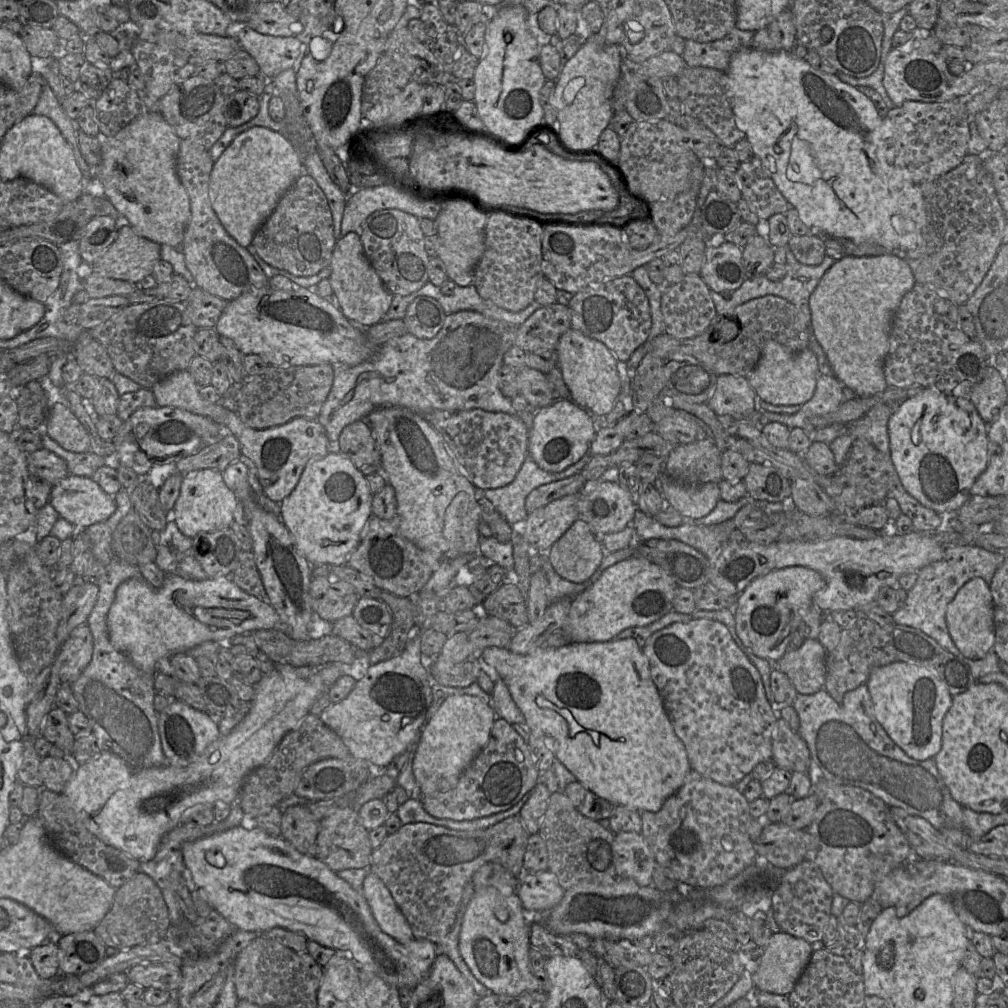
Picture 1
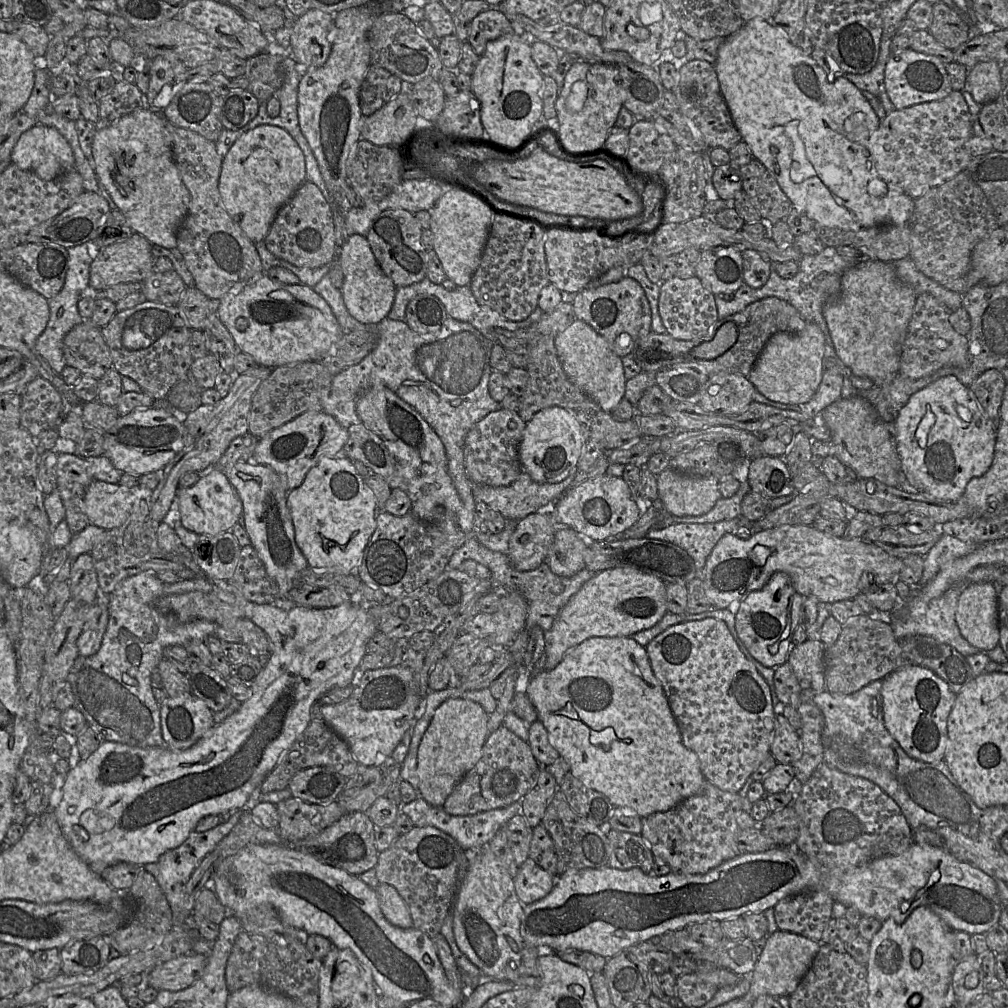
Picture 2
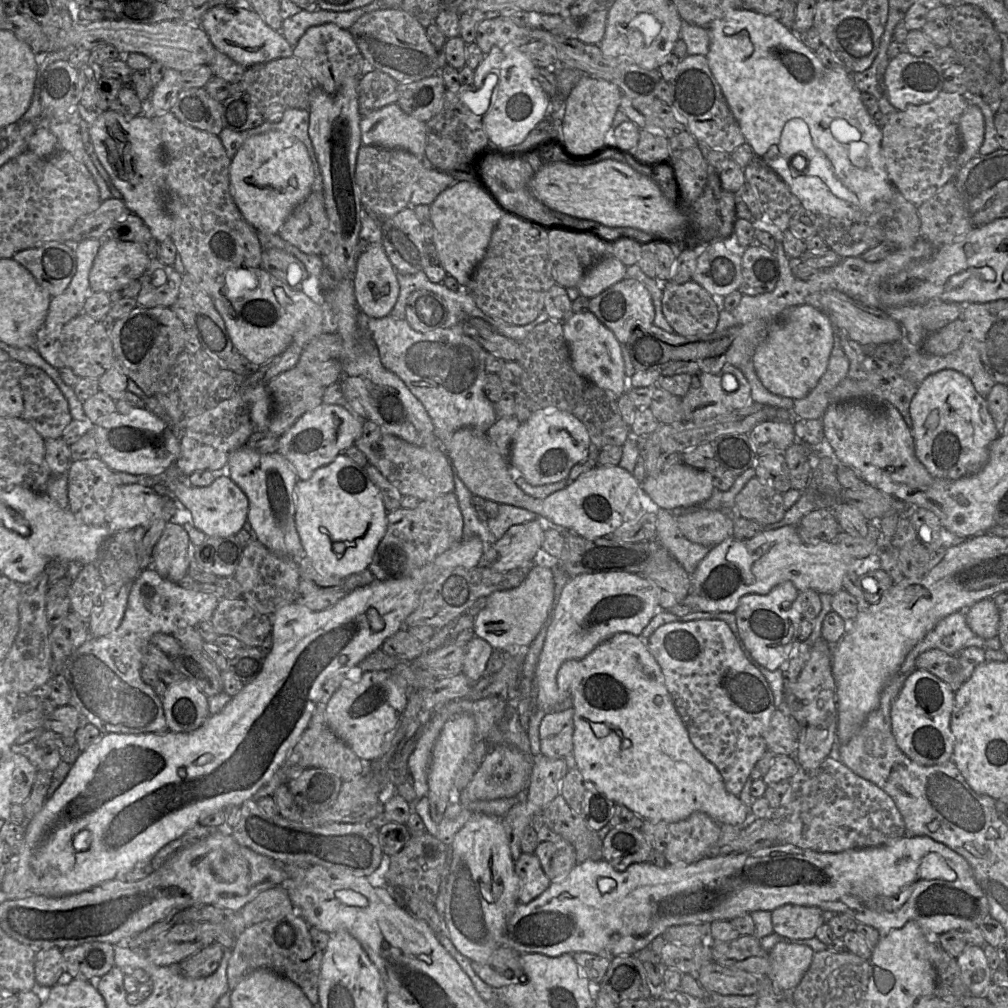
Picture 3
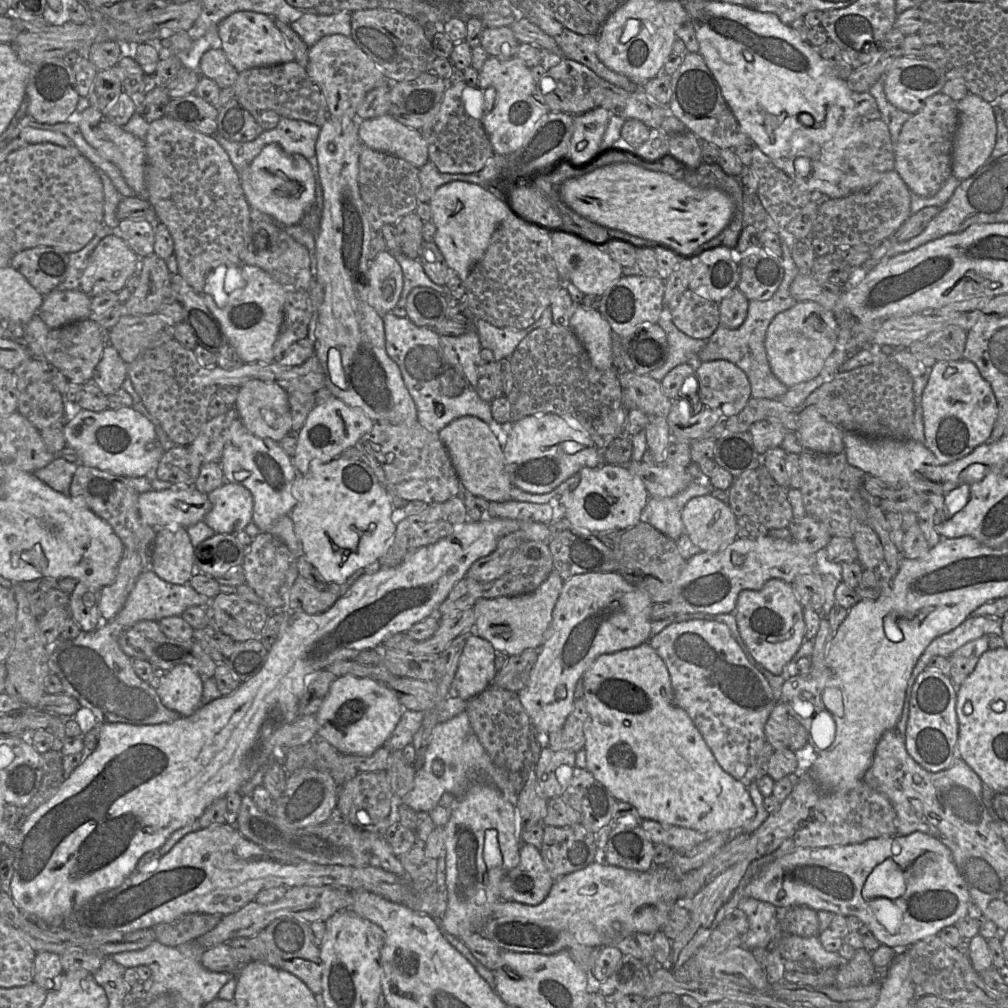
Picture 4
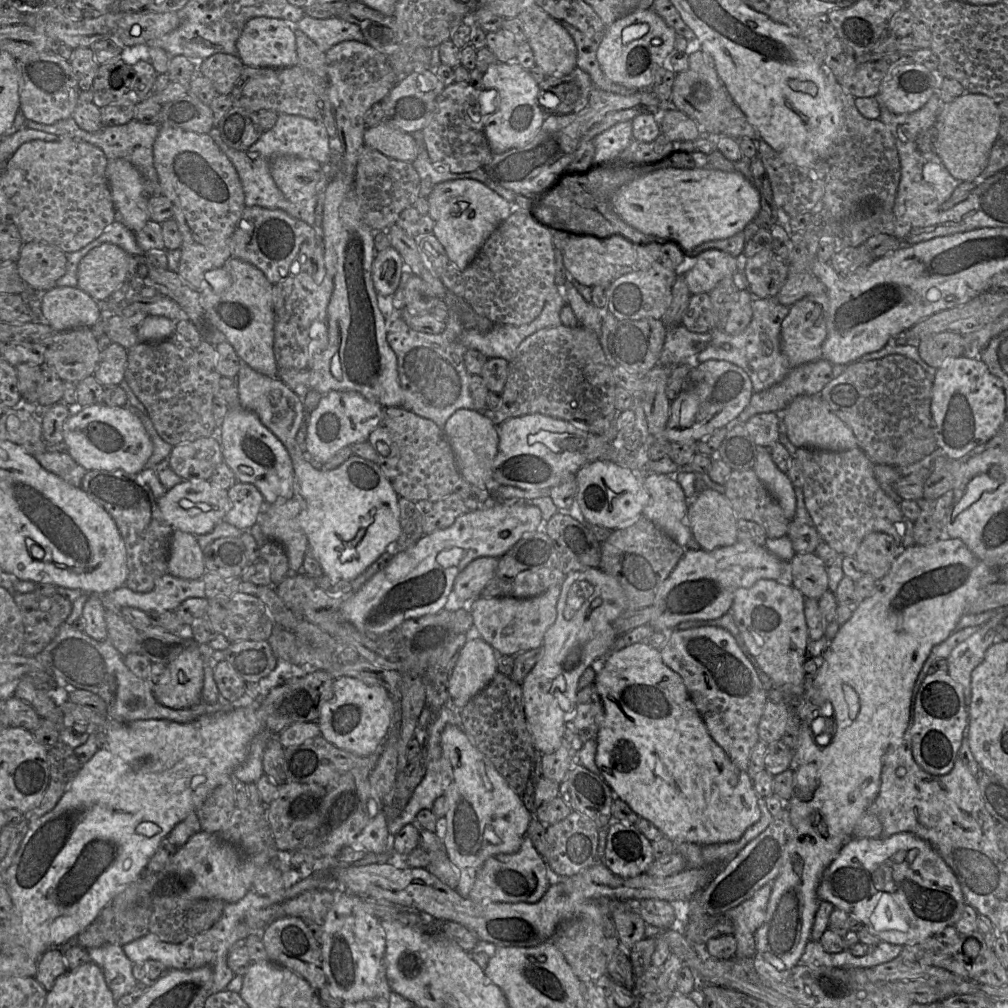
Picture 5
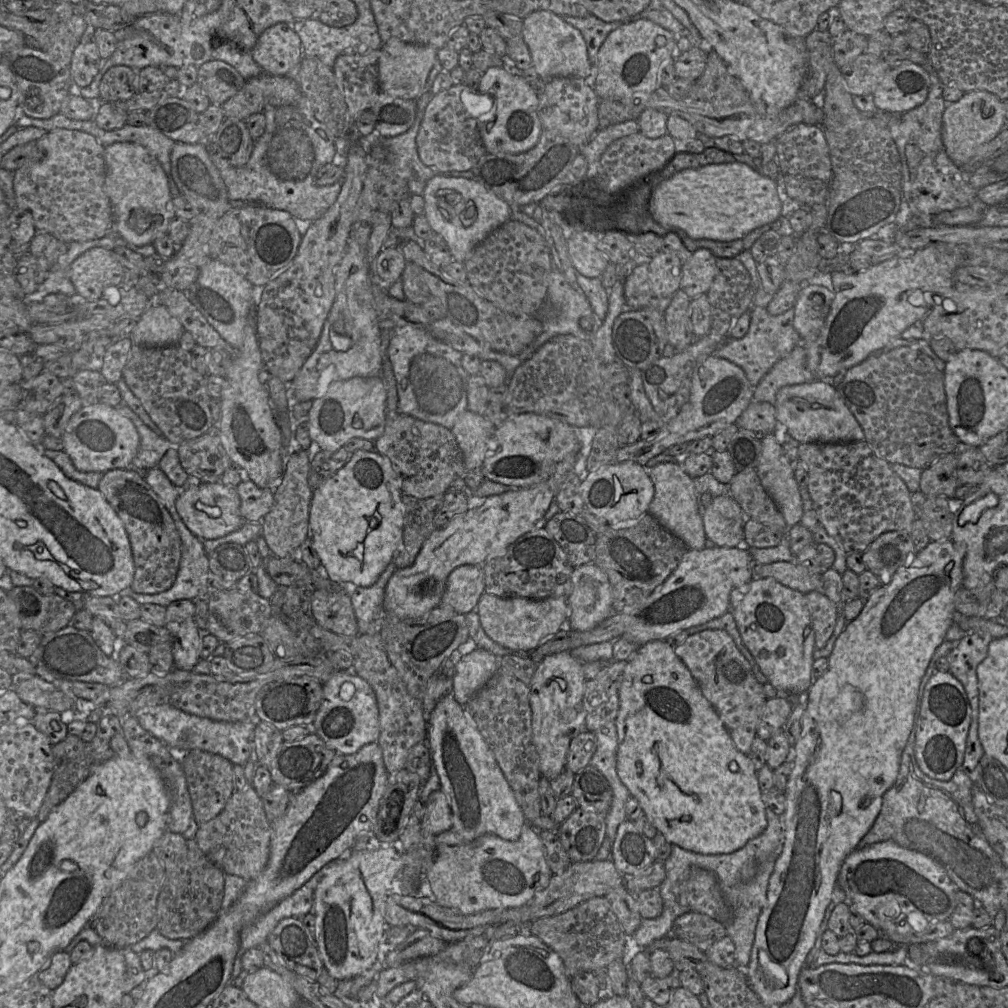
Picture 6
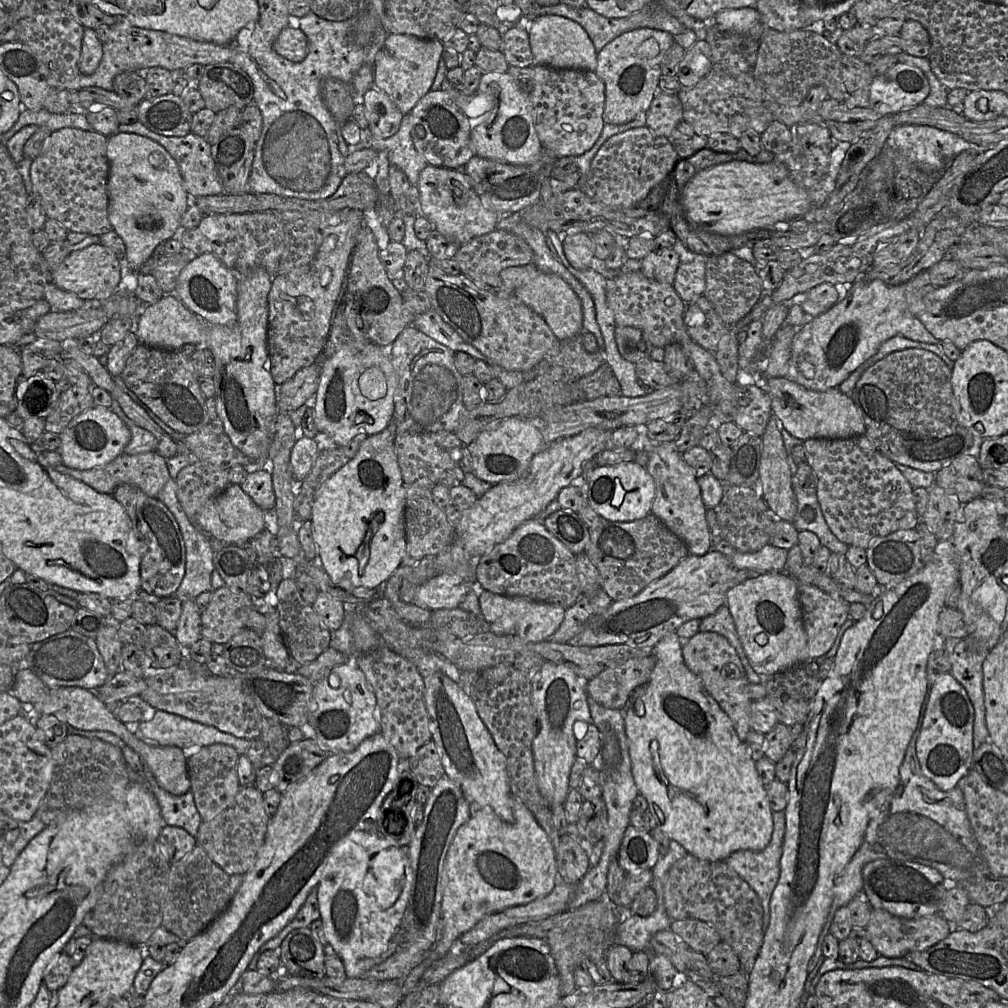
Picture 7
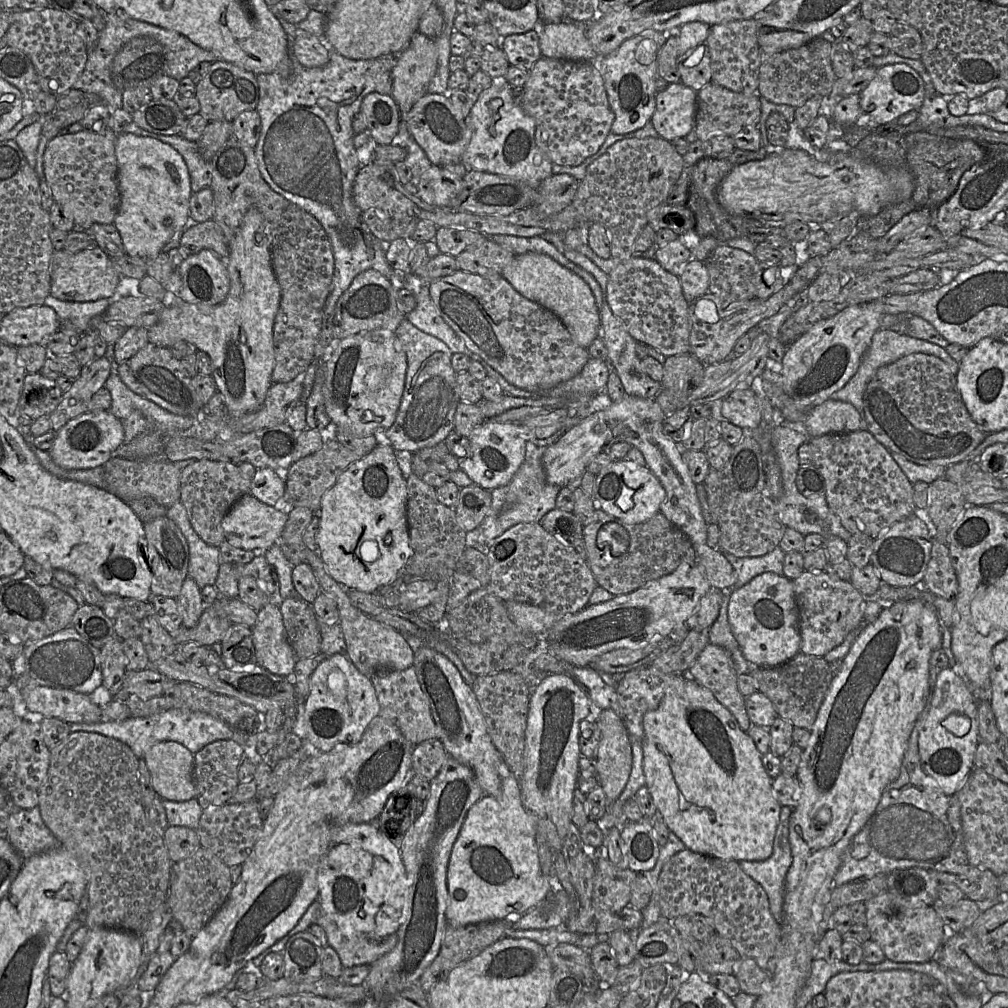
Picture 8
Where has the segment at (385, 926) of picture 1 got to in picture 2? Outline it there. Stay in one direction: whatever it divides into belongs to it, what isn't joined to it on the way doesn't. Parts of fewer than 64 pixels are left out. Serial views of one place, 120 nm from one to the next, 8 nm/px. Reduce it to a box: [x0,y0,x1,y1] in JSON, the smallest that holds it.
[375,883,413,929]

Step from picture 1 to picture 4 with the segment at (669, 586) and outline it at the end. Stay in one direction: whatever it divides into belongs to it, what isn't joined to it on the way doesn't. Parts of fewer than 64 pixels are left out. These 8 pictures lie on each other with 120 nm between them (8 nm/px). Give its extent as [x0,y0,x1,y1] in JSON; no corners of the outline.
[517,572,653,737]

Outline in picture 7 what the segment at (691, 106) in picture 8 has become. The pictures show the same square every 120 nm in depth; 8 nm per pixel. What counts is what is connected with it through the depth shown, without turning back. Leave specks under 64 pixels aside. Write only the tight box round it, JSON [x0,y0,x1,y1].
[646,92,683,138]

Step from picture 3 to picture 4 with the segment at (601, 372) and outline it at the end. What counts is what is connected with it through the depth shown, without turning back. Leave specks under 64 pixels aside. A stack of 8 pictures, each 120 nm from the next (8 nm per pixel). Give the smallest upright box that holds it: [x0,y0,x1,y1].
[569,303,614,370]

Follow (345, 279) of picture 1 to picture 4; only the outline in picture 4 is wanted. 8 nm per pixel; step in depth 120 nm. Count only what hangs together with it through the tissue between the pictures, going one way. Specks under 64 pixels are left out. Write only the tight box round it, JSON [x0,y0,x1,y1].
[368,250,403,316]

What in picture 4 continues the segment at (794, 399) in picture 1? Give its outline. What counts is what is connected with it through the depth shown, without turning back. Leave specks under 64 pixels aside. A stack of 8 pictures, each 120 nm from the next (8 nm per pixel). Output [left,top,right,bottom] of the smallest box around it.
[765,301,839,388]

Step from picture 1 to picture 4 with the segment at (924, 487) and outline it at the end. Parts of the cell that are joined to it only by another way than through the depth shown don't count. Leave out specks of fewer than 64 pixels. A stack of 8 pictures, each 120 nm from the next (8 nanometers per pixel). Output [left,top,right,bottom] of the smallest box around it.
[921,358,998,464]

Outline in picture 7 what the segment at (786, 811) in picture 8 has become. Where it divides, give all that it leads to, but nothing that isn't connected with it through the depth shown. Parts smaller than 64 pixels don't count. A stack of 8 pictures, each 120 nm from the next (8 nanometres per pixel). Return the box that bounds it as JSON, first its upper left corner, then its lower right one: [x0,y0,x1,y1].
[726,811,785,932]

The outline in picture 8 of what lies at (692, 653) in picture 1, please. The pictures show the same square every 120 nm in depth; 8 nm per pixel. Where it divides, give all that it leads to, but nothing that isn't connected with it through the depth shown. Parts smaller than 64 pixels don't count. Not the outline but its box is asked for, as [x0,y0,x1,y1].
[688,643,752,731]

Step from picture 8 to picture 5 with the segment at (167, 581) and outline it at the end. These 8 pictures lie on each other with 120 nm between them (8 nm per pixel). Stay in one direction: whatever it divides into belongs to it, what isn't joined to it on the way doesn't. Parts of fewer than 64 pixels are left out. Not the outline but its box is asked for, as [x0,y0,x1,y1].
[80,470,174,592]

